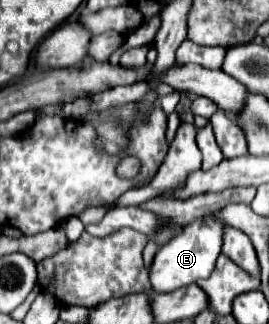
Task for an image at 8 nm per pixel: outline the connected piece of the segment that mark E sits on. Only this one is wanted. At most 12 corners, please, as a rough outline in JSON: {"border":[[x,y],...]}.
{"border":[[193,220],[149,266],[155,292],[209,278],[223,226]]}

